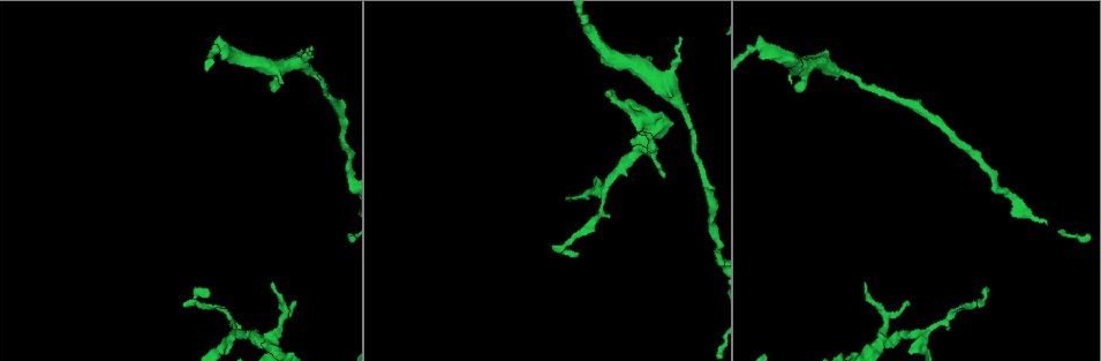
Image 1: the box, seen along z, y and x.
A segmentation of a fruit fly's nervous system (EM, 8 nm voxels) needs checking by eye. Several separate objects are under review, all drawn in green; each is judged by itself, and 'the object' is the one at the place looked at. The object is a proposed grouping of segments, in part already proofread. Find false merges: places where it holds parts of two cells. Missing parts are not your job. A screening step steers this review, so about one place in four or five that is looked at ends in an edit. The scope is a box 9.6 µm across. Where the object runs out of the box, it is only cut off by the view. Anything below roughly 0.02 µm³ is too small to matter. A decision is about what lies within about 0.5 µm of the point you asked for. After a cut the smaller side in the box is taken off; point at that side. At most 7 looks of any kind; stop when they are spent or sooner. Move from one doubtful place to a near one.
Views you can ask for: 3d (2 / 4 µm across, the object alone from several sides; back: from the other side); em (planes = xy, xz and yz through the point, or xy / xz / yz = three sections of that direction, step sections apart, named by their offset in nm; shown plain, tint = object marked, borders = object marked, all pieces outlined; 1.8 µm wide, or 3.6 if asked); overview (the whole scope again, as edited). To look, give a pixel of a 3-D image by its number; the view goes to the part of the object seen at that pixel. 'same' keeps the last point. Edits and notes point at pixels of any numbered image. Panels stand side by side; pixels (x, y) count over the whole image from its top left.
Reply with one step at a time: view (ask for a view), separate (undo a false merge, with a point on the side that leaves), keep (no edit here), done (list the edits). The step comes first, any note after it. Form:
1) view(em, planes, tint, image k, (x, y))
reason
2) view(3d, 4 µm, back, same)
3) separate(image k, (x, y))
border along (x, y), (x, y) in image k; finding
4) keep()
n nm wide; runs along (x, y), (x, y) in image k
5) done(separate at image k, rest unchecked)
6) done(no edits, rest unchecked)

view(3d, 4 µm, back, image 1, (279, 69))
branch point

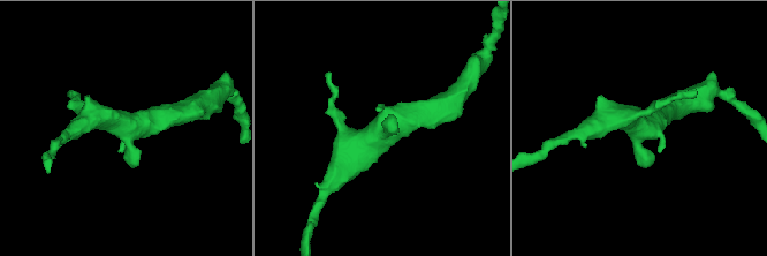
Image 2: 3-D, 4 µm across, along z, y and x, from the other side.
view(em, xz, step 8, tint, image 2, (383, 131))

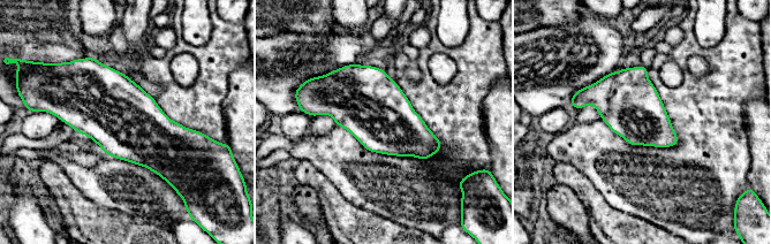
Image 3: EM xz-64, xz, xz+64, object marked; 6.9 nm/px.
view(em, planes, tint, same)
cut it another way

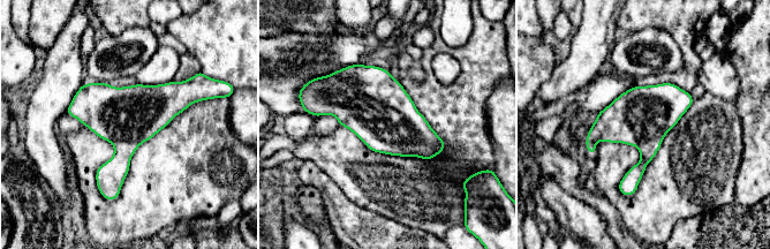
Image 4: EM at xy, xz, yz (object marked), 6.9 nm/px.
keep()
all the same cell

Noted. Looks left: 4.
view(em, planes, plain, image 1, (764, 47))
sudden change in width

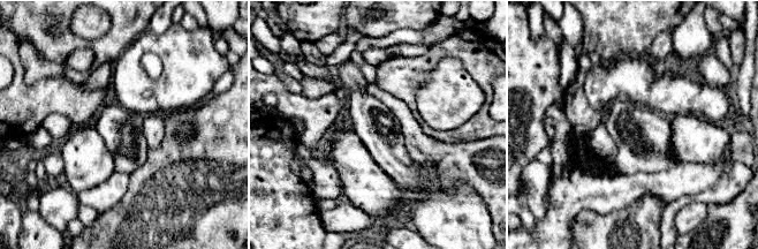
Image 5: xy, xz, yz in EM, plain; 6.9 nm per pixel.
view(em, planes, tint, same)

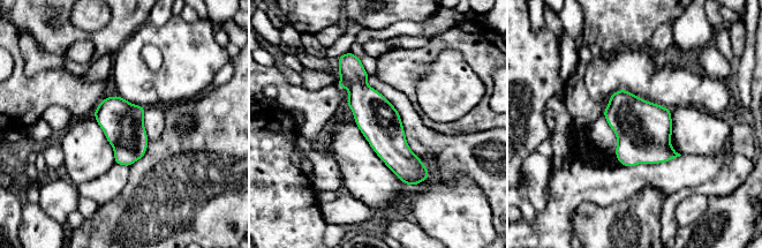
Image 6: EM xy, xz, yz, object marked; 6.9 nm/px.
keep()
runs along (342, 62), (414, 180) in image 6; one cell here

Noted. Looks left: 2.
view(3d, 4 µm, image 1, (635, 151))

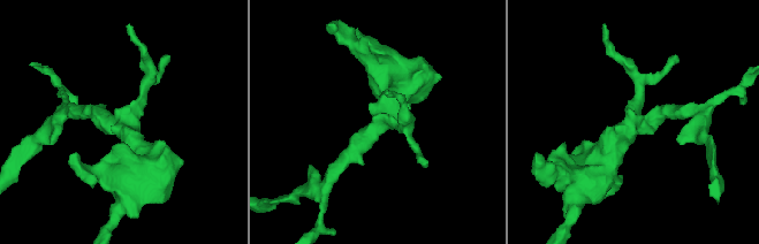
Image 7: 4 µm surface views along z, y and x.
view(em, planes, tint, image 7, (120, 124))
now the EM

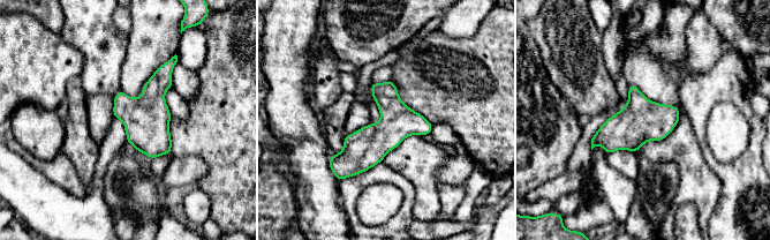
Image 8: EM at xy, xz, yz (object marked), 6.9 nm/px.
keep()
260 nm wide; runs along (429, 126), (394, 126), (333, 164) in image 8; one cell here

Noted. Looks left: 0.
done(no edits, rest unchecked)

